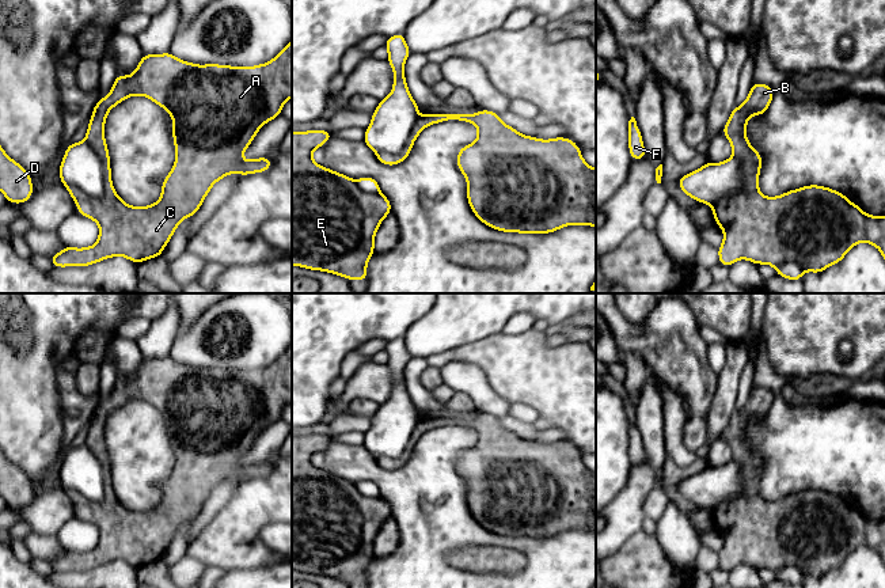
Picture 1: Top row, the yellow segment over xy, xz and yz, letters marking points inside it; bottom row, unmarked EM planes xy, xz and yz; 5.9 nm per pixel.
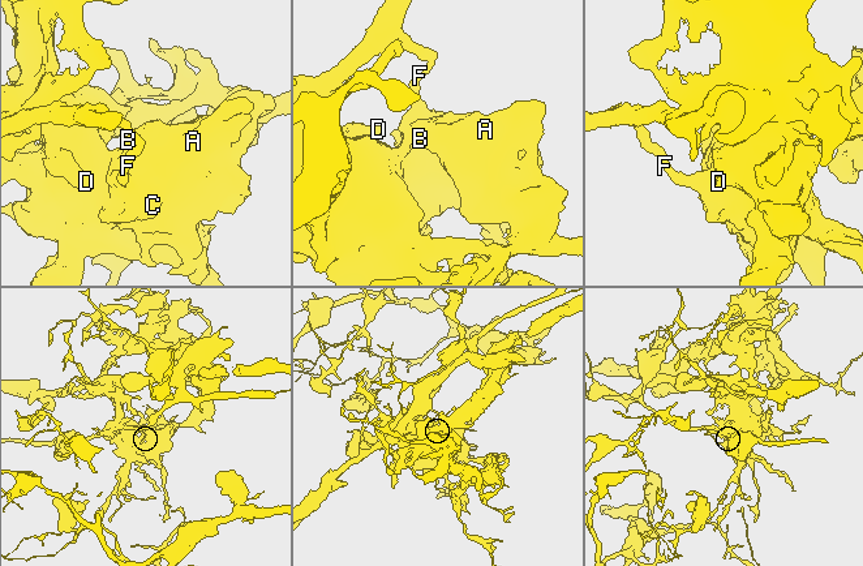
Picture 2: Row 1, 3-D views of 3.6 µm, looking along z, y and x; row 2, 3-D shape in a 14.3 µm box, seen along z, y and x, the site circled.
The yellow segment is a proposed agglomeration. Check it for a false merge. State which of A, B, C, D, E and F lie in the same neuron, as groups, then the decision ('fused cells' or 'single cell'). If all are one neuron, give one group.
A B C D E / F | fused cells

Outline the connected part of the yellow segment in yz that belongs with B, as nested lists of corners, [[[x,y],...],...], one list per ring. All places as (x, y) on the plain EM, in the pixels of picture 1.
[[[753,387],[744,407],[732,414],[722,433],[733,459],[742,468],[747,485],[742,494],[711,511],[715,528],[723,535],[723,546],[718,551],[719,568],[730,572],[738,564],[748,564],[757,570],[767,568],[776,573],[785,566],[795,566],[805,576],[821,577],[839,568],[861,546],[875,550],[885,564],[885,520],[865,517],[843,497],[818,489],[808,489],[776,501],[760,497],[761,458],[748,445],[747,428],[752,420],[763,420],[767,416],[774,398],[770,390]]]

